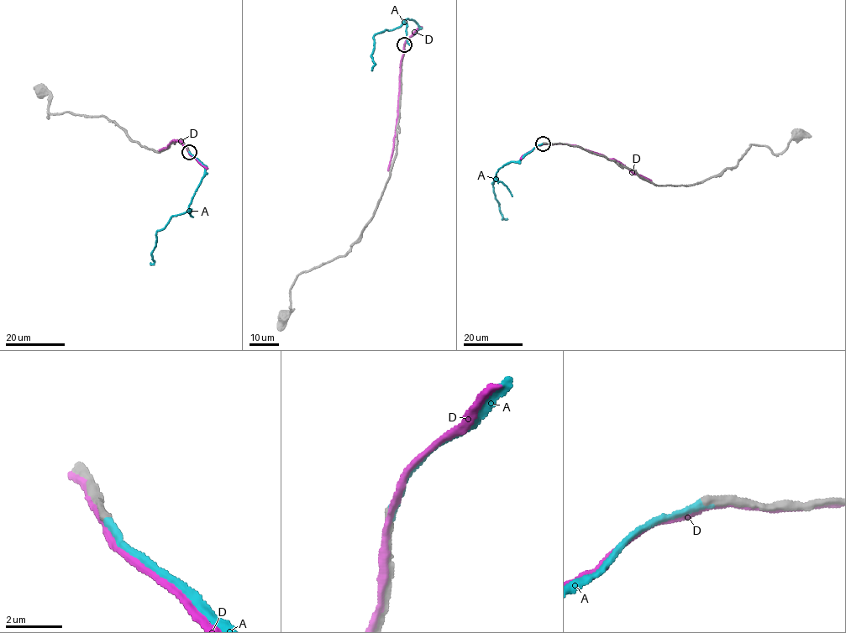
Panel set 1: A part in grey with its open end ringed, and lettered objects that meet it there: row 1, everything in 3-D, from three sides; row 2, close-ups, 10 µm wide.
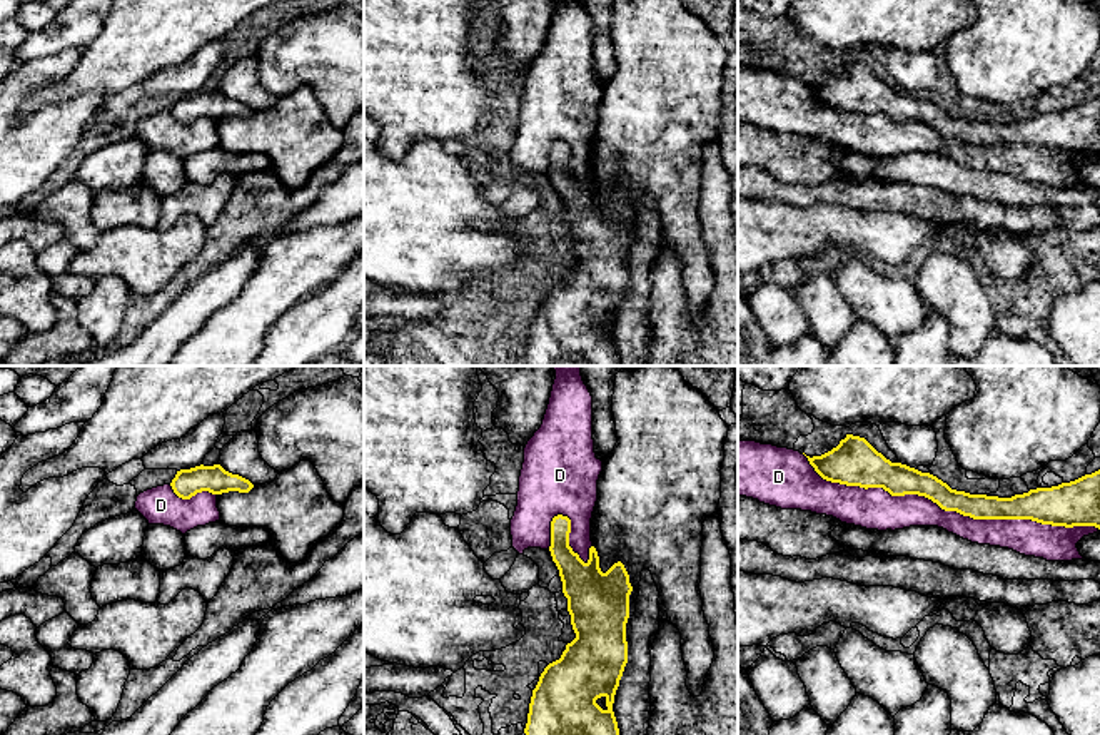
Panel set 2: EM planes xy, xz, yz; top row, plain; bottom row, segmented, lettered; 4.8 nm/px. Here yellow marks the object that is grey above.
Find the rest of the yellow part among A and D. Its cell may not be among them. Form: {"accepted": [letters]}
{"accepted": ["A"]}

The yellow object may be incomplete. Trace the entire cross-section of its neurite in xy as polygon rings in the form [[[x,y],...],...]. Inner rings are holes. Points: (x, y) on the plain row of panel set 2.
[[[200,90],[190,95],[180,95],[177,97],[170,112],[182,125],[190,125],[202,117],[209,117],[212,120],[222,120],[229,117],[249,119],[254,114],[249,105],[225,97],[220,90]]]

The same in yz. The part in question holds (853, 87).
[[[846,60],[831,77],[806,84],[826,107],[865,115],[883,114],[891,122],[925,122],[945,137],[973,145],[1032,145],[1052,152],[1100,155],[1100,95],[1058,112],[998,124],[951,115],[930,99],[891,89],[865,63],[853,60]]]

